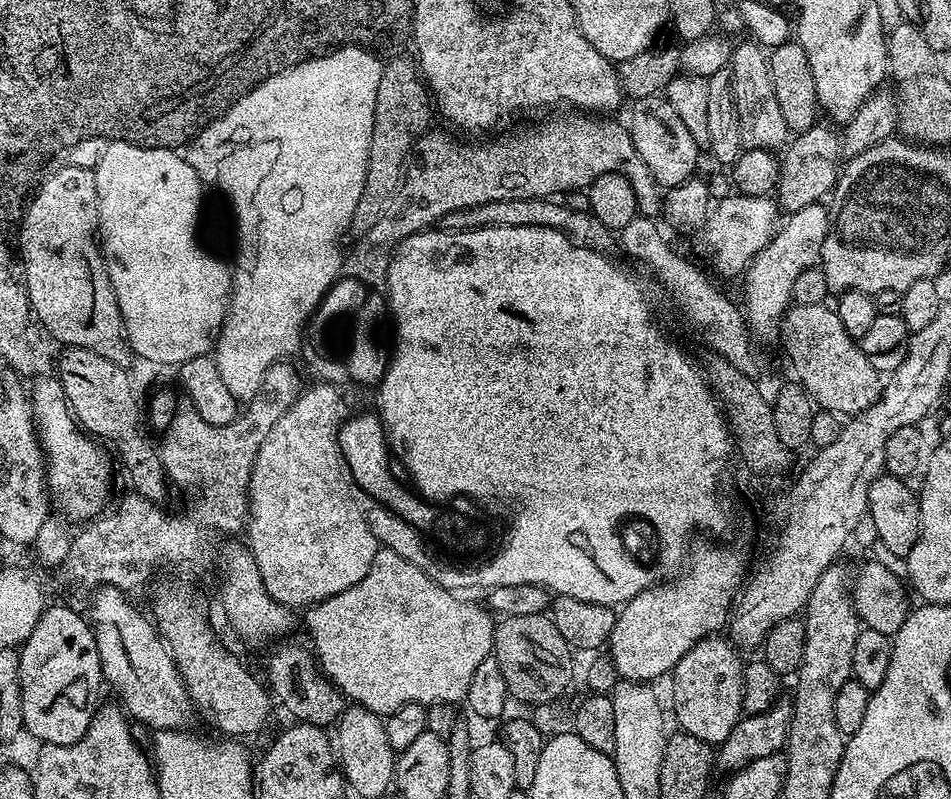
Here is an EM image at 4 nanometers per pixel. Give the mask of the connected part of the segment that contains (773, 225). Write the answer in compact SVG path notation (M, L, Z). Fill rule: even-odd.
M731 194L718 199L711 205L707 220L704 221L702 236L708 247L708 256L716 268L721 268L730 275L739 277L750 261L769 244L778 231L776 212L778 204L771 195L741 196Z

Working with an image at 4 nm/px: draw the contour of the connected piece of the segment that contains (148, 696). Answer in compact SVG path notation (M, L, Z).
M105 584L97 587L95 592L90 623L96 633L100 670L103 679L116 687L123 711L137 725L149 724L152 730L187 729L194 717L192 699L188 697L184 679L180 677L172 653L155 623L124 597L127 596L125 589Z

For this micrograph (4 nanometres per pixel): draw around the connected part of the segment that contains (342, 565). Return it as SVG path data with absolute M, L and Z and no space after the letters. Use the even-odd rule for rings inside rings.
M313 383L308 387L301 391L294 406L278 418L278 426L262 442L248 490L247 547L252 549L266 590L279 604L289 606L312 606L334 594L342 594L342 590L350 590L350 586L370 574L378 547L369 517L356 501L352 477L340 452L340 426L350 415L348 404L335 384Z

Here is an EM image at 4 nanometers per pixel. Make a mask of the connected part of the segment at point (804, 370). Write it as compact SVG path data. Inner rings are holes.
M793 303L784 315L780 332L782 337L784 336L784 348L788 351L788 360L796 371L795 379L823 411L851 418L880 401L881 373L876 372L874 366L870 366L870 361L866 359L866 354L862 354L859 343L849 334L846 326L842 326L842 318L838 318L835 307L827 303Z

